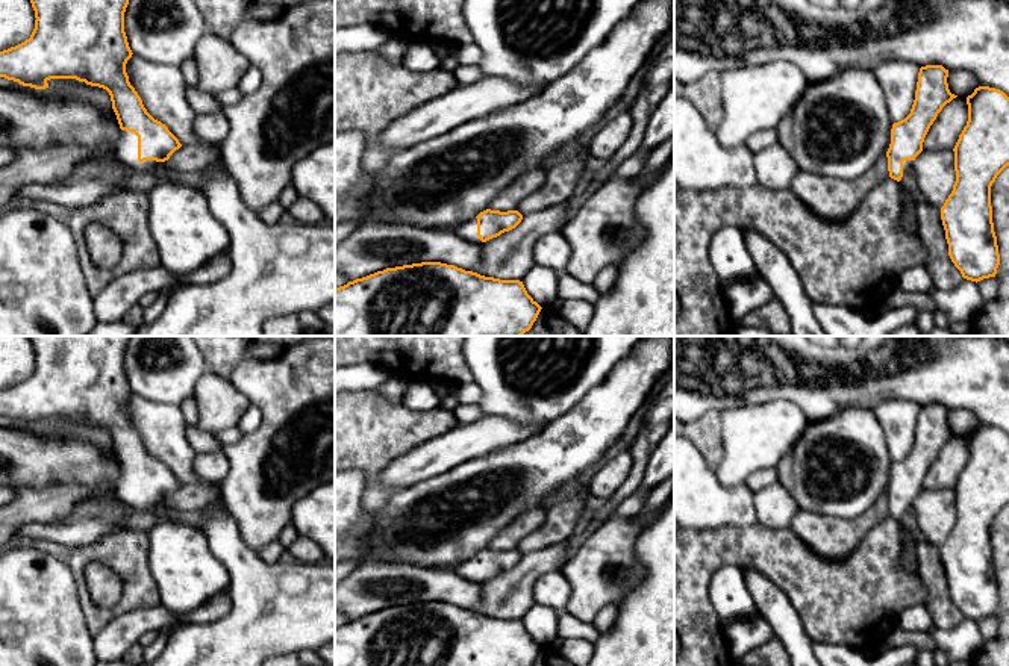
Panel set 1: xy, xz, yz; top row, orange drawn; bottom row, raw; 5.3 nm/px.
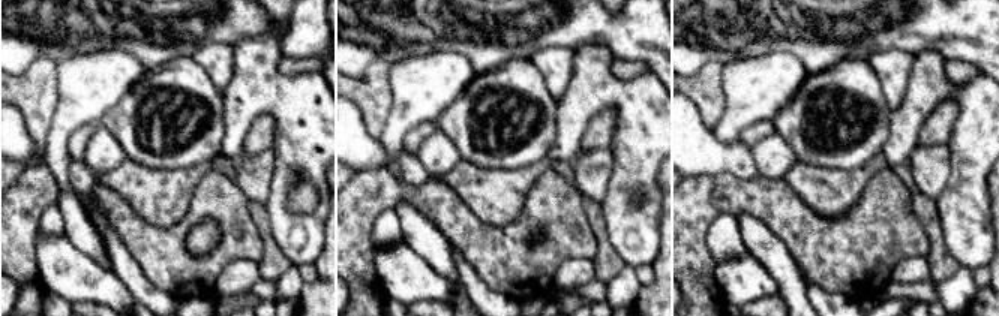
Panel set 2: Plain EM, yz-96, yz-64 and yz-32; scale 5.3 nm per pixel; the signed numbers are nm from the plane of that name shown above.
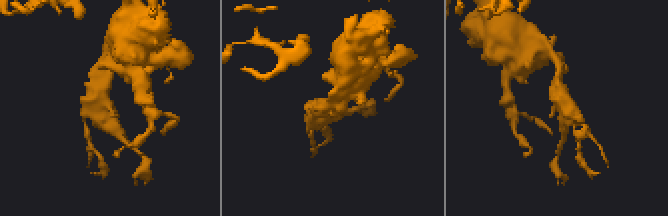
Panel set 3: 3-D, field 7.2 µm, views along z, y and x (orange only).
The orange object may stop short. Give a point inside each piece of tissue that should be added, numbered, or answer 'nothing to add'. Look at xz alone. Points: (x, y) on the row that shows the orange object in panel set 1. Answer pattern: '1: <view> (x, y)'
1: xz (468, 230)

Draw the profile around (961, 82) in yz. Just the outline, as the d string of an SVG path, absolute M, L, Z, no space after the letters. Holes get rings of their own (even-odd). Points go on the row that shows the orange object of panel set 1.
M967 70L948 71L947 83L950 92L957 97L971 95L979 88L977 79Z

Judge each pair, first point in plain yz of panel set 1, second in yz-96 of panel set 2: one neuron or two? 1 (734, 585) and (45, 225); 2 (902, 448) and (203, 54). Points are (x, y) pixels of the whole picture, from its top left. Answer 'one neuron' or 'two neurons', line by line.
1: one neuron
2: one neuron

